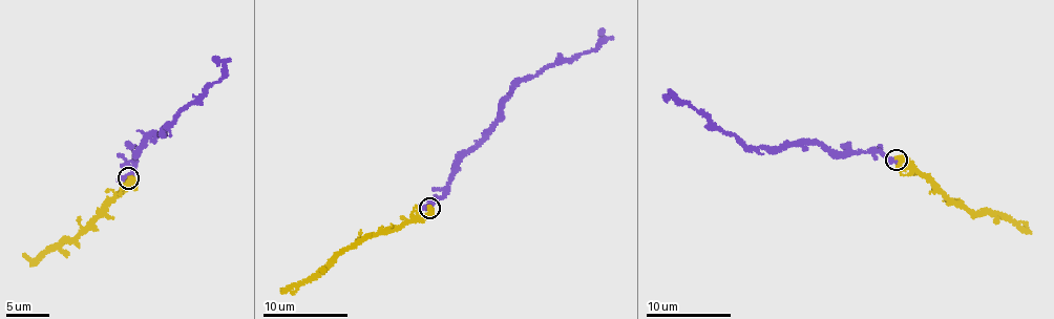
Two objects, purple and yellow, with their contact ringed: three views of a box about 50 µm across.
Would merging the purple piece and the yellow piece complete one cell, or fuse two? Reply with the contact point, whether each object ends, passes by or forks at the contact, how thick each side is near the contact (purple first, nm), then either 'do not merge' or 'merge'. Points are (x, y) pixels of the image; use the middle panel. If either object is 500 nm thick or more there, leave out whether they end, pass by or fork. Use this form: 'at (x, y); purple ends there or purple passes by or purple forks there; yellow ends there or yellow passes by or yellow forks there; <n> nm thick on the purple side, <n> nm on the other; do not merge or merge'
at (429, 208); purple passes by; yellow passes by; 440 nm thick on the purple side, 360 nm on the other; merge

